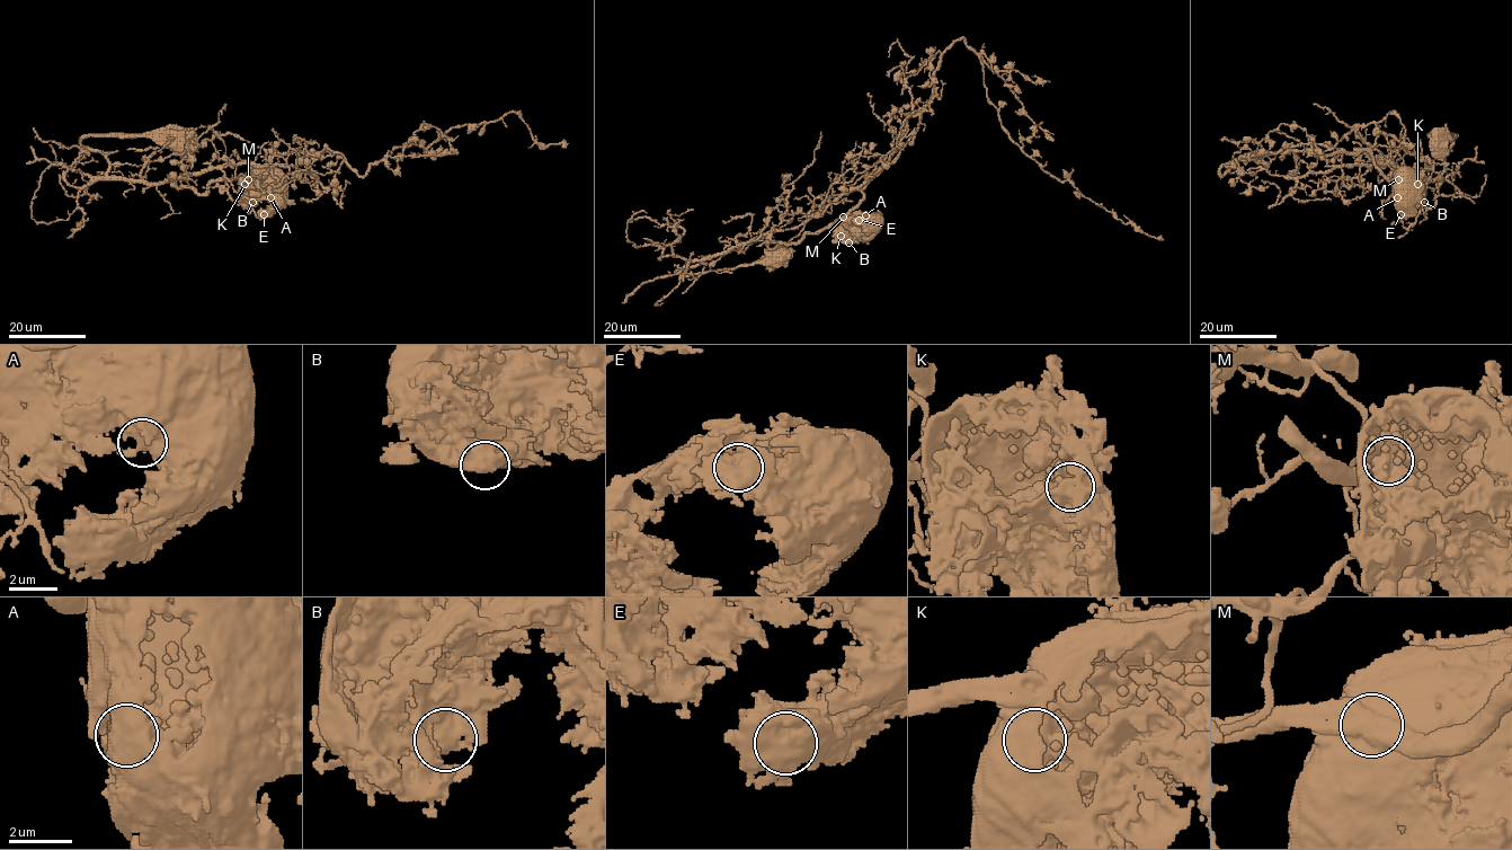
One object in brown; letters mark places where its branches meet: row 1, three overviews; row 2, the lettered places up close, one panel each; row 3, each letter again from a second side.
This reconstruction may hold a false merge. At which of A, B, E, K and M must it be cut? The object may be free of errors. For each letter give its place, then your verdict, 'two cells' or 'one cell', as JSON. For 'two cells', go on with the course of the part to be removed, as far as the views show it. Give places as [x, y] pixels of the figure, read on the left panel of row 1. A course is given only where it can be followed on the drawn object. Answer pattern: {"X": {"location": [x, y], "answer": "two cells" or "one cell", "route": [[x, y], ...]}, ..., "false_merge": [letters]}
{"A": {"location": [270, 197], "answer": "one cell"}, "B": {"location": [252, 202], "answer": "one cell"}, "E": {"location": [264, 214], "answer": "one cell"}, "K": {"location": [245, 184], "answer": "one cell"}, "M": {"location": [248, 179], "answer": "two cells", "route": [[248, 179], [272, 150], [335, 151], [363, 176], [398, 147], [509, 112], [536, 141], [568, 143]]}, "false_merge": ["M"]}

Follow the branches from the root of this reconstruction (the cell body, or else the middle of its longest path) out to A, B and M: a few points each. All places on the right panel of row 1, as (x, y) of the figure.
A: (1439, 143), (1441, 150), (1456, 135), (1443, 174), (1419, 182), (1423, 194), (1403, 179), (1397, 197)
B: (1439, 143), (1441, 150), (1456, 135), (1443, 174), (1419, 182), (1425, 192), (1403, 179), (1424, 202)
M: (1439, 143), (1441, 150), (1456, 135), (1443, 174), (1419, 182), (1423, 194), (1413, 180), (1398, 179)

